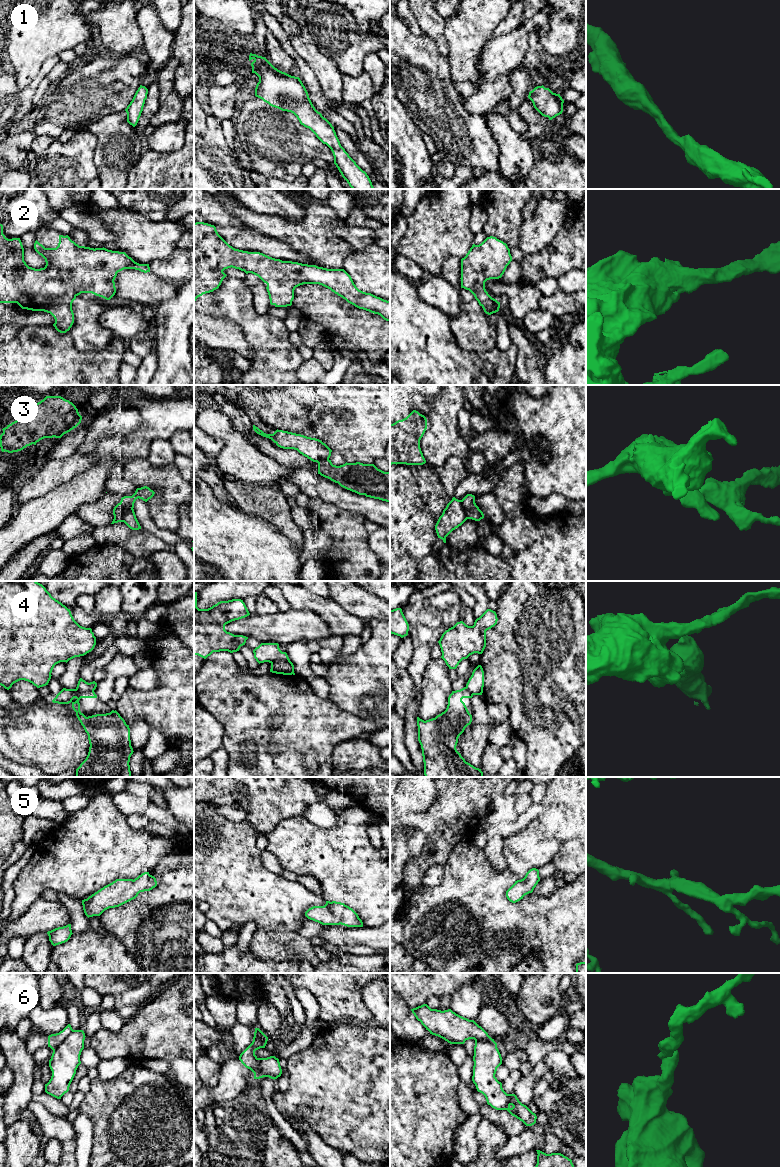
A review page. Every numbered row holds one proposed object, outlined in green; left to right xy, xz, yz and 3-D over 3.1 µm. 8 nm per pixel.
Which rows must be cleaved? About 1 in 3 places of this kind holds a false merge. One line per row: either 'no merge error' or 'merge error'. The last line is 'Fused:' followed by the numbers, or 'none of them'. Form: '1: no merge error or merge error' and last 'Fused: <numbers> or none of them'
1: no merge error
2: no merge error
3: merge error
4: merge error
5: no merge error
6: merge error
Fused: 3, 4, 6

